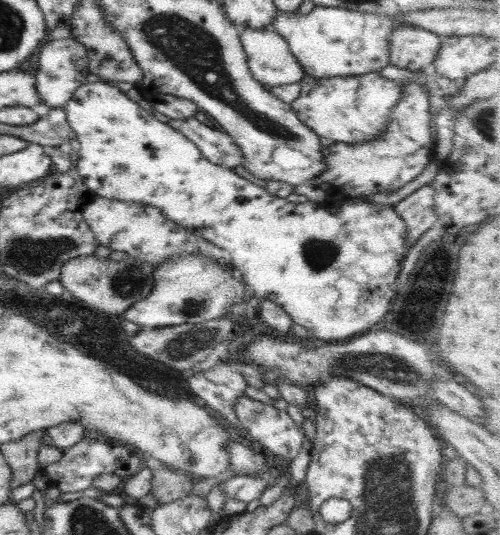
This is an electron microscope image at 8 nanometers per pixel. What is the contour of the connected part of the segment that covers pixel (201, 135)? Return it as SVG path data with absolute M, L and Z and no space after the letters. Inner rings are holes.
M196 118L168 120L168 126L178 129L189 138L206 160L226 169L246 173L246 169L243 168L242 151L228 133L216 127L212 128L208 124L202 124Z

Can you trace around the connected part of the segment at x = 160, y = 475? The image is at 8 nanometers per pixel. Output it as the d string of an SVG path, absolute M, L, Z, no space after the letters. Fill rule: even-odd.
M160 467L152 469L152 484L150 493L158 504L168 504L191 494L193 488L190 476L179 474L174 469Z

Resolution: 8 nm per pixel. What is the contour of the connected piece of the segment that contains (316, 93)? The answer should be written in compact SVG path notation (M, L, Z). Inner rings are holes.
M378 72L330 78L314 78L304 75L299 85L301 86L300 94L290 105L298 115L300 122L304 126L309 126L318 136L349 145L360 145L380 137L380 133L388 125L390 111L402 97L402 86L396 81L384 78Z

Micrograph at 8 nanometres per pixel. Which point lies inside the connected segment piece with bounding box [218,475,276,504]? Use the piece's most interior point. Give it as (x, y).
(242, 487)

